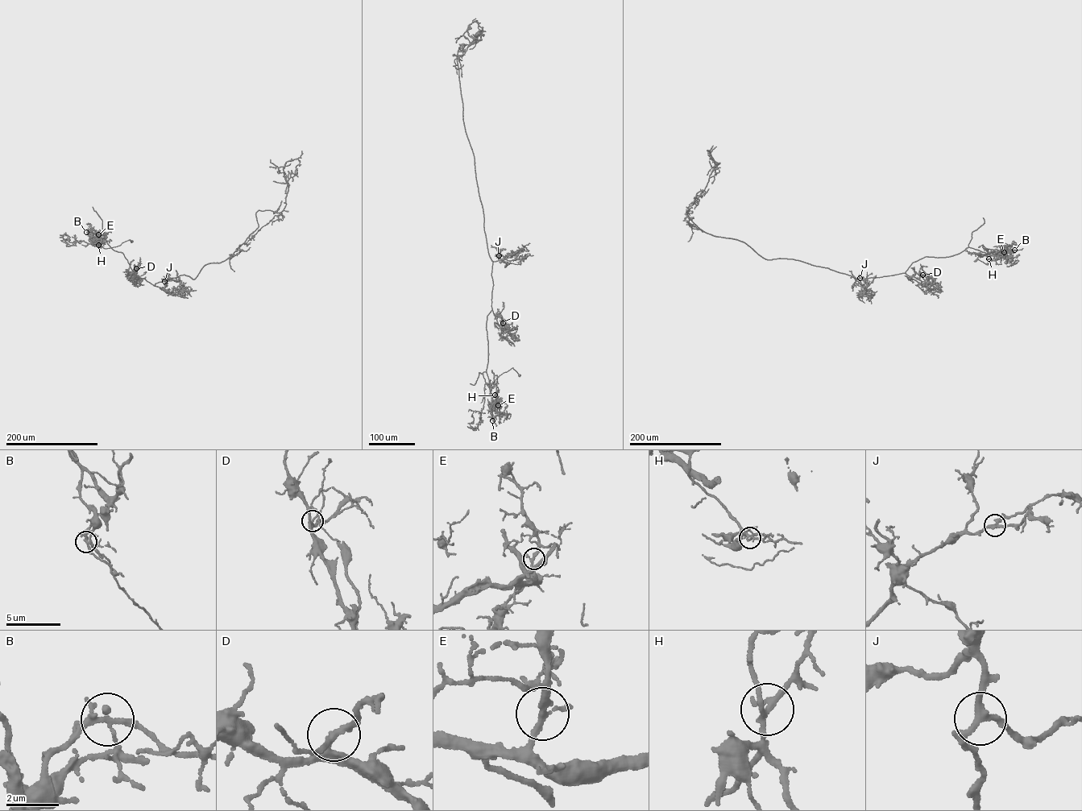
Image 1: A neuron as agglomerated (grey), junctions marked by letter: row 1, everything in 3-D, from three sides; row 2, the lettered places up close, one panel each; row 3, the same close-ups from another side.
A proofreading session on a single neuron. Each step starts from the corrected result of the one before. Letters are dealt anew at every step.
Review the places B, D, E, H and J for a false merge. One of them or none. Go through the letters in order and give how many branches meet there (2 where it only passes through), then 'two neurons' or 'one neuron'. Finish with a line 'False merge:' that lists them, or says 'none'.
B: branches 3; two neurons
D: branches 3; one neuron
E: branches 3; one neuron
H: branches 3; one neuron
J: branches 3; one neuron
False merge: B

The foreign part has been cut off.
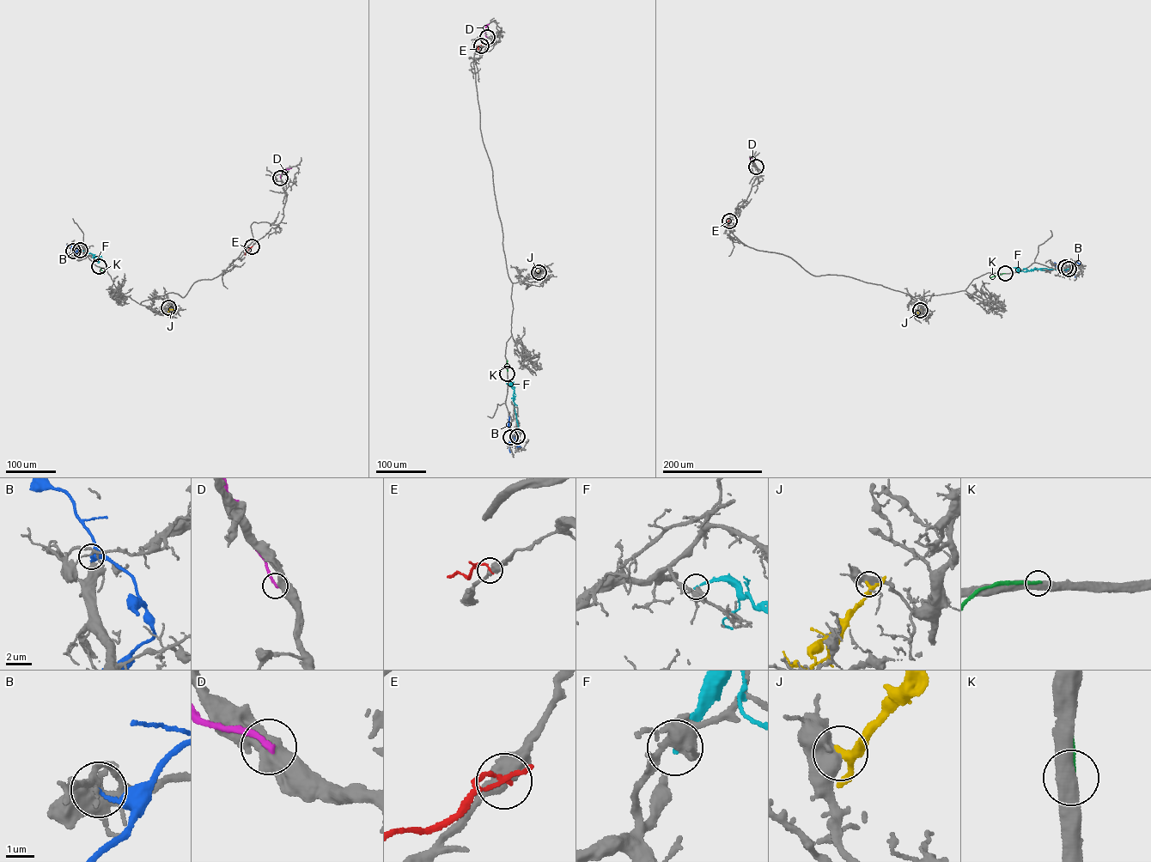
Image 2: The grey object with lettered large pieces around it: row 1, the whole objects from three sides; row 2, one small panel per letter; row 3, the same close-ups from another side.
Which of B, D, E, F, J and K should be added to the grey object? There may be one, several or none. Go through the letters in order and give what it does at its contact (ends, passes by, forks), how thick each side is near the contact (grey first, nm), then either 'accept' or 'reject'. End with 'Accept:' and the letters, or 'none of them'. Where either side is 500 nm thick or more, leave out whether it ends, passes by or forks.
B: it ends there; 150 nm thick on the grey side, 120 nm on the other; reject
D: 500 nm thick on the grey side, 200 nm on the other; reject
E: it ends there; 480 nm thick on the grey side, 160 nm on the other; reject
F: it ends there; 360 nm thick on the grey side, 190 nm on the other; reject
J: 500 nm thick on the grey side, 300 nm on the other; reject
K: 550 nm thick on the grey side, 240 nm on the other; reject
Accept: none of them

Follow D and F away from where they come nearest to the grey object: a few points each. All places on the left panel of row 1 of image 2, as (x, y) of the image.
D: (280, 178), (285, 170), (291, 167)
F: (80, 250), (91, 253), (99, 261), (95, 259)

